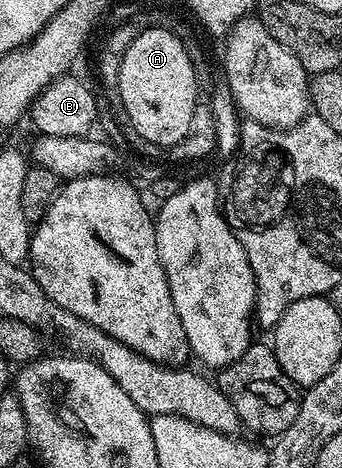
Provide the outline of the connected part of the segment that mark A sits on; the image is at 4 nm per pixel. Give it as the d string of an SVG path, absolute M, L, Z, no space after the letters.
M173 28L150 29L137 35L136 39L124 51L124 59L120 65L119 93L124 101L124 108L128 111L131 126L143 136L148 143L161 147L169 147L180 143L184 135L192 127L192 111L200 100L200 86L193 71L191 50L174 34Z

